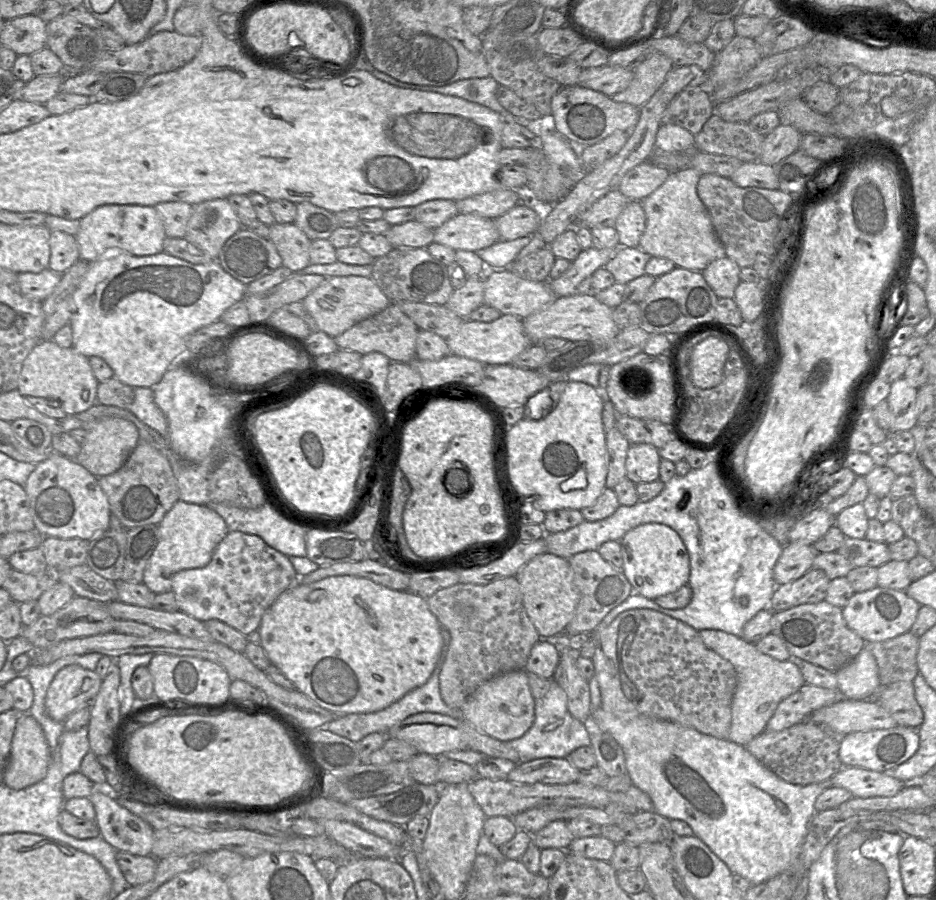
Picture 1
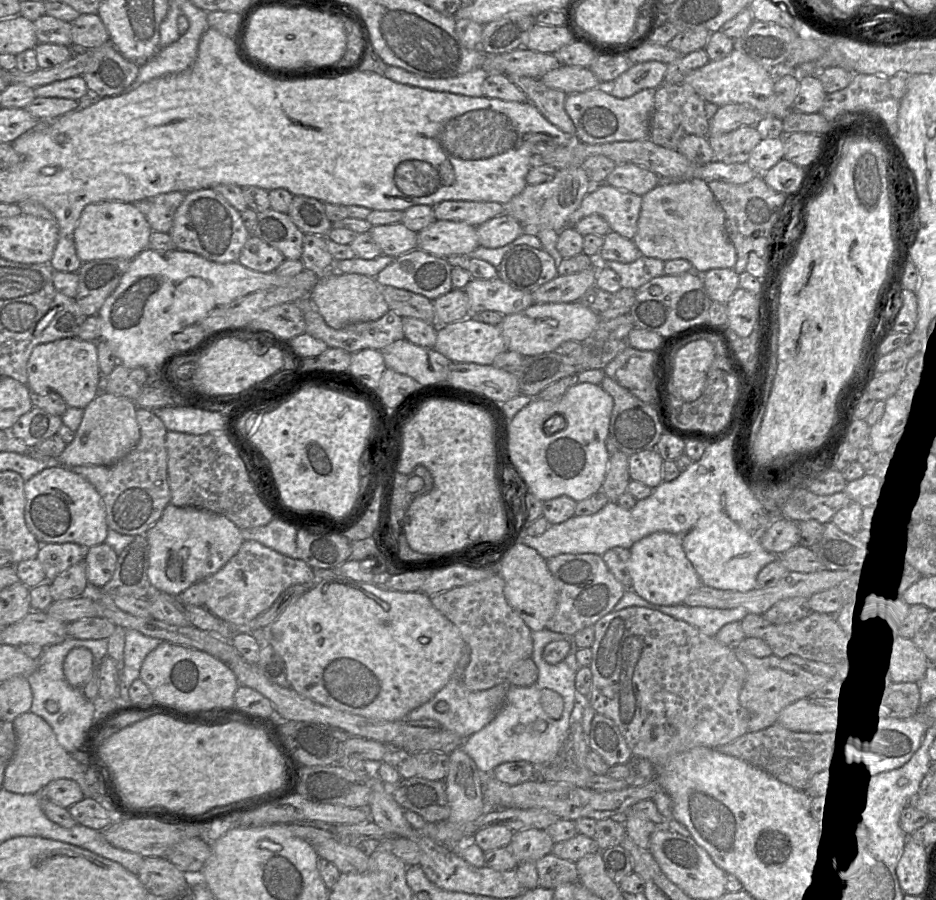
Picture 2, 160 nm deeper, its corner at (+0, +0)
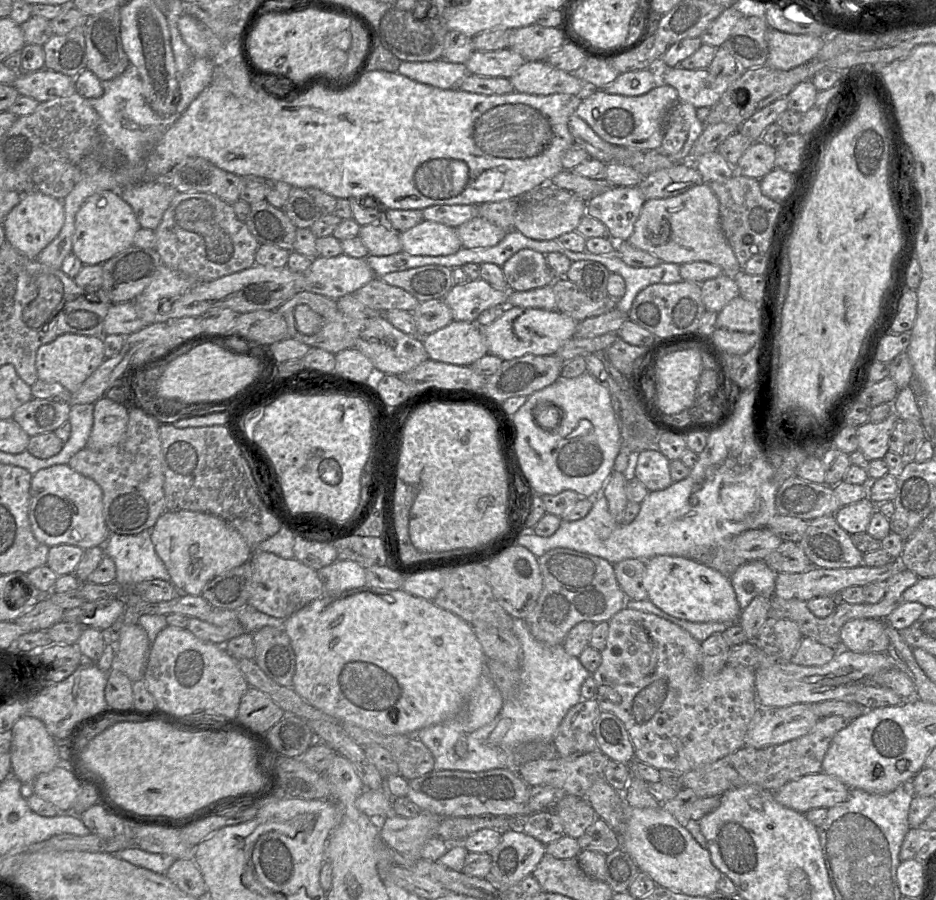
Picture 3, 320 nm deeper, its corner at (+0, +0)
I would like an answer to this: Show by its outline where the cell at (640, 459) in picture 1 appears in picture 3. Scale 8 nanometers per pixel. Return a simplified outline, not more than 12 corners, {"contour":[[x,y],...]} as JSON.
{"contour":[[657,447],[637,454],[634,475],[649,491],[673,483]]}

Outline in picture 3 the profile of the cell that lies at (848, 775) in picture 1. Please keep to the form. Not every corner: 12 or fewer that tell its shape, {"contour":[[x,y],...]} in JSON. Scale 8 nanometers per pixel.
{"contour":[[822,771],[774,791],[779,804],[805,814],[844,802],[842,781]]}

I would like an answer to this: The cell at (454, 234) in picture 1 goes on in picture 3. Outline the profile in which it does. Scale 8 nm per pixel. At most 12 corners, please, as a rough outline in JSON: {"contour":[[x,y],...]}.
{"contour":[[430,220],[401,232],[411,255],[450,255],[456,228]]}

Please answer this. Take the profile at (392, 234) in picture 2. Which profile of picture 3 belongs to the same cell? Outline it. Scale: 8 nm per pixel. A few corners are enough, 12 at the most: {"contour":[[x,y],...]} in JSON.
{"contour":[[385,222],[361,226],[370,255],[403,251],[400,232]]}

